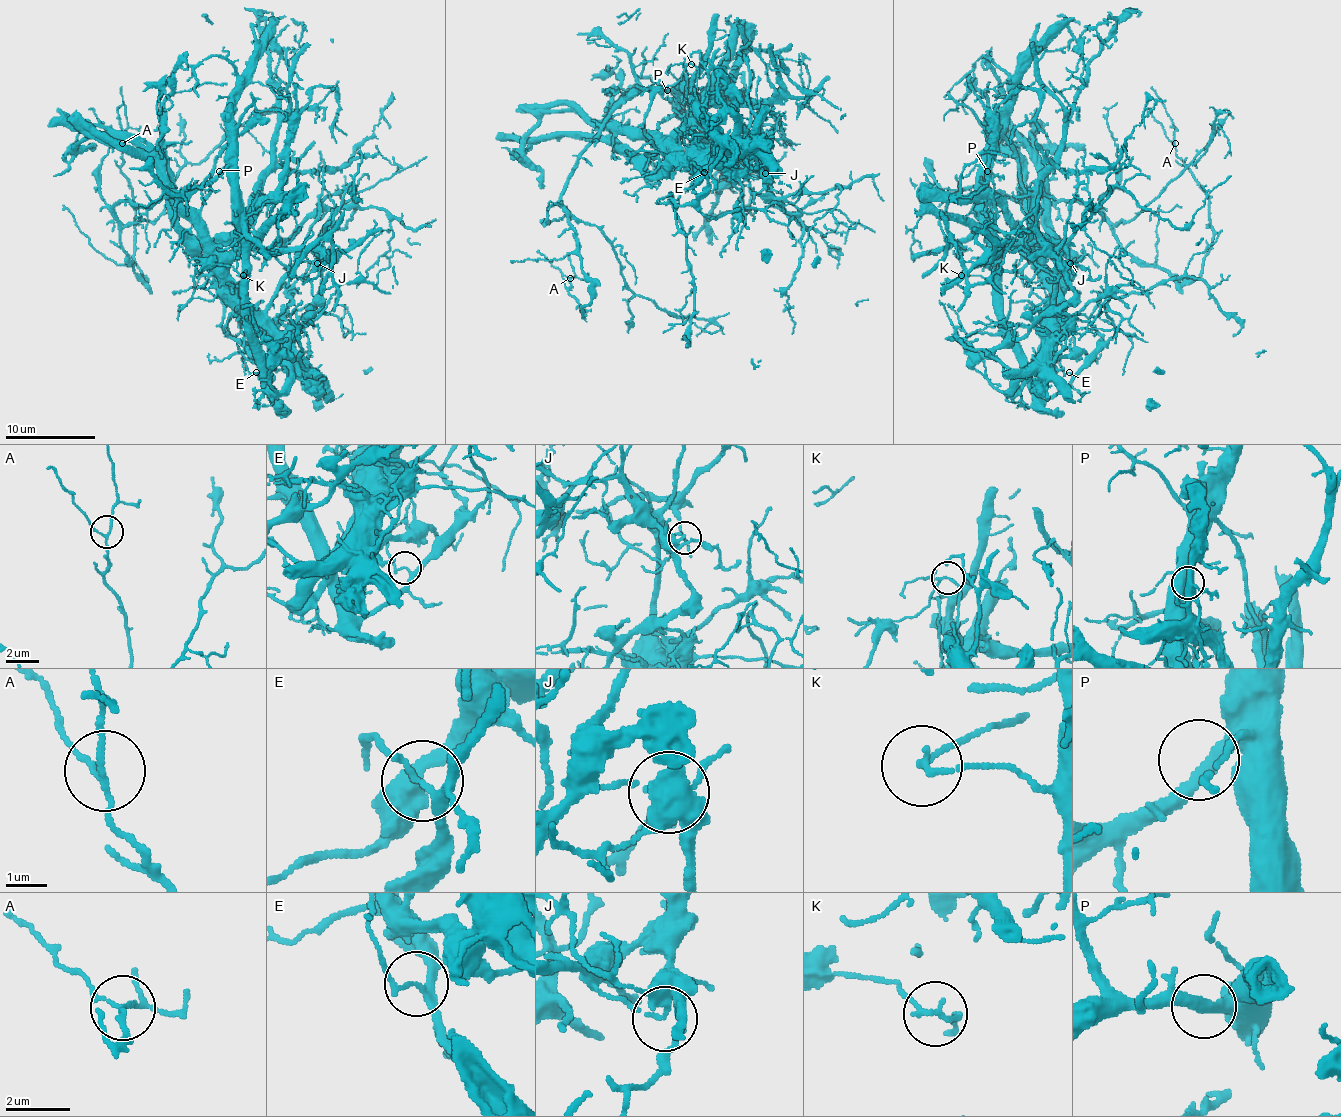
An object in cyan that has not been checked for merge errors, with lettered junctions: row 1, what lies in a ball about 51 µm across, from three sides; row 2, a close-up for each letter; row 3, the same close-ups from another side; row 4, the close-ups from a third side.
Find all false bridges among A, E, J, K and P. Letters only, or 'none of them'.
E, J, K

